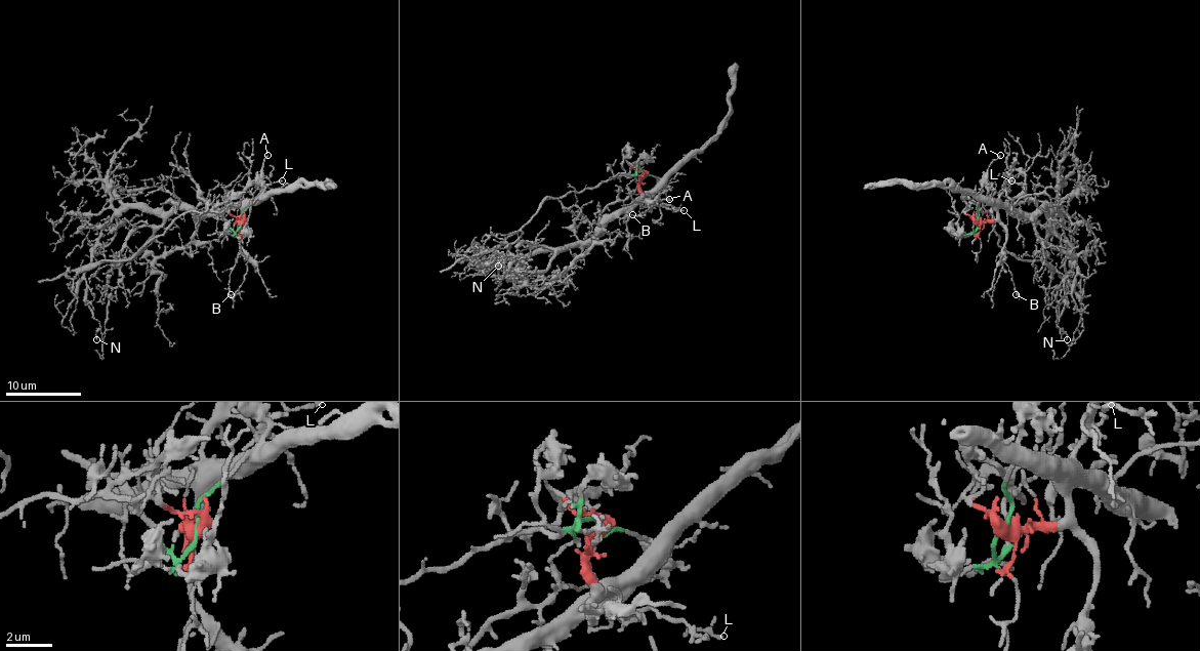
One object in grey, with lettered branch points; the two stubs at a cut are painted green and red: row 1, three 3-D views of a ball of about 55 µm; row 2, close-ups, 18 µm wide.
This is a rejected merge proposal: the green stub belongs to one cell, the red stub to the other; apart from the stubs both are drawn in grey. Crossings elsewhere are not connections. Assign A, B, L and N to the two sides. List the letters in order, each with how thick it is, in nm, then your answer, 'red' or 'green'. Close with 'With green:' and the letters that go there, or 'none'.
A: 130 nm | green
B: 140 nm | red
L: 180 nm | red
N: 80 nm | red
With green: A

